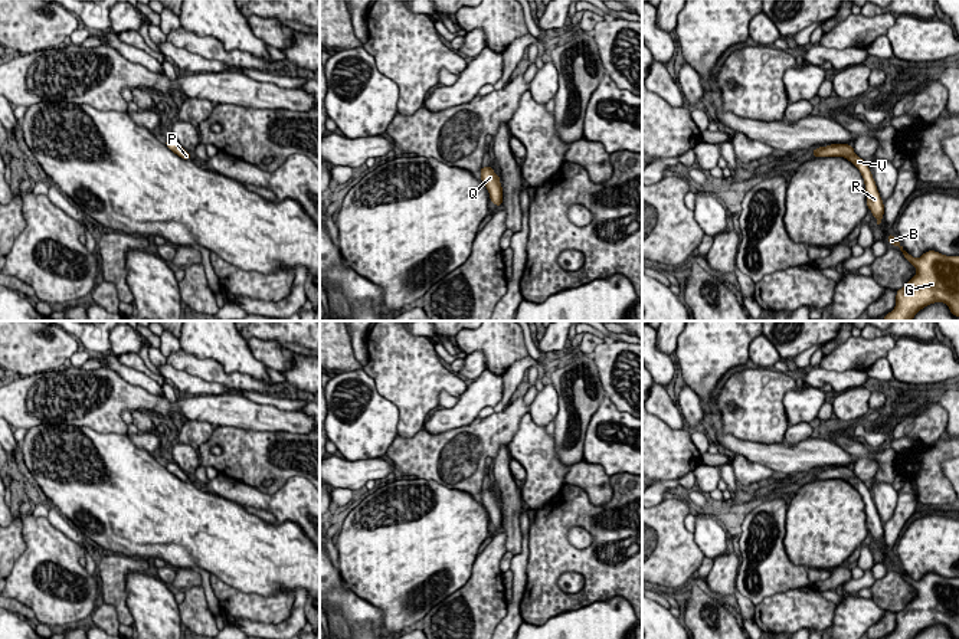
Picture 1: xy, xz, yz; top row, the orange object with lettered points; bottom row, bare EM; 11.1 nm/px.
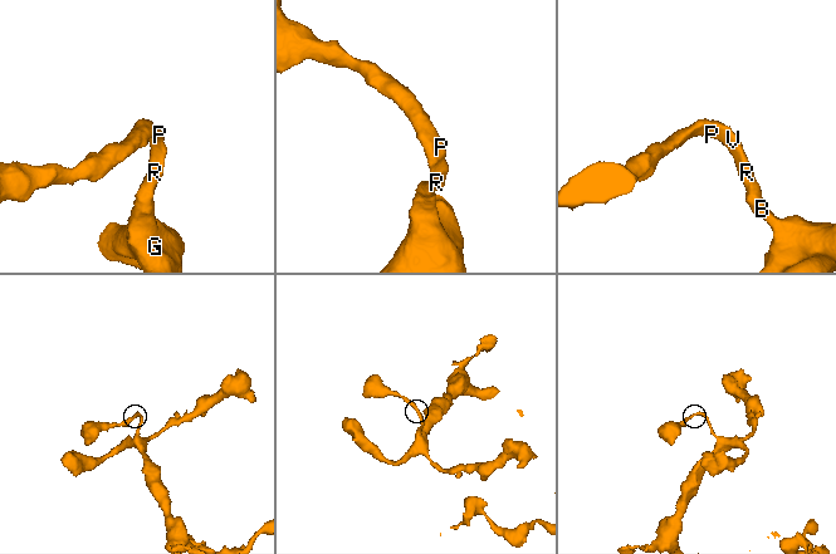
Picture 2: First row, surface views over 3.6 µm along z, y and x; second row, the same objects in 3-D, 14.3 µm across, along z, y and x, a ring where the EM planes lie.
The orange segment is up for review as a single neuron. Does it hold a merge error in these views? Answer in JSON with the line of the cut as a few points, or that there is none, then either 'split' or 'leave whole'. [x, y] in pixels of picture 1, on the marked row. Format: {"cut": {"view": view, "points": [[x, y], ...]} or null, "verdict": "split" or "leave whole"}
{"cut": null, "verdict": "leave whole"}

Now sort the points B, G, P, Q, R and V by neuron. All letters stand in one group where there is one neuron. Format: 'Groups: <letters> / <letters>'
Groups: B G P Q R V

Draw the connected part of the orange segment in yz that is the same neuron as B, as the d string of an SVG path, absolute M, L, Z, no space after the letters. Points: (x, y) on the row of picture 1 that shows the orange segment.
M891 233L887 240L901 250L917 272L896 291L896 307L883 321L913 321L920 309L935 302L946 304L952 315L959 317L959 256L927 250L913 258Z

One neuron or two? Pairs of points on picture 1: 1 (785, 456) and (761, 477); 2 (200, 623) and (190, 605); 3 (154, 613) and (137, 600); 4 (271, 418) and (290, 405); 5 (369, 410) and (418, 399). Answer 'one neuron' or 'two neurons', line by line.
1: two neurons
2: one neuron
3: one neuron
4: two neurons
5: two neurons

